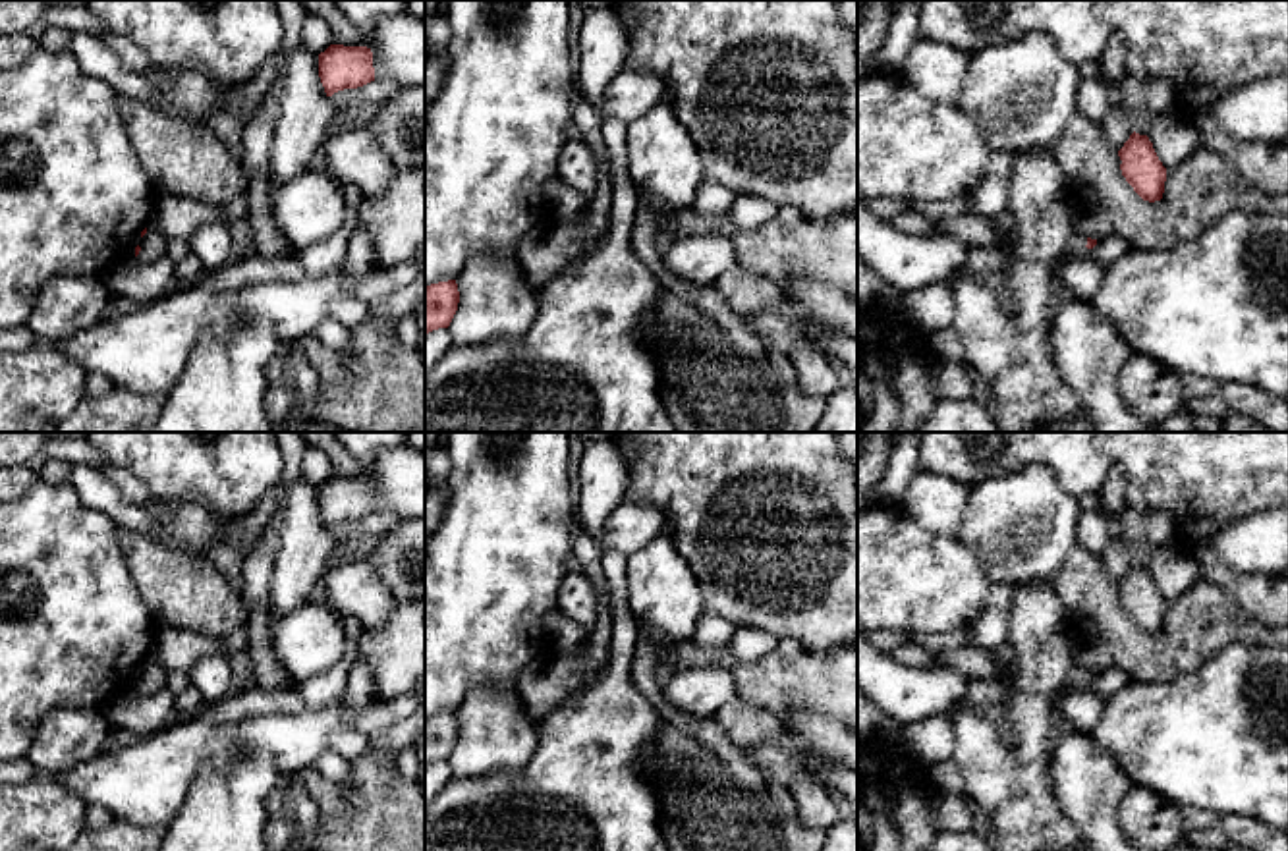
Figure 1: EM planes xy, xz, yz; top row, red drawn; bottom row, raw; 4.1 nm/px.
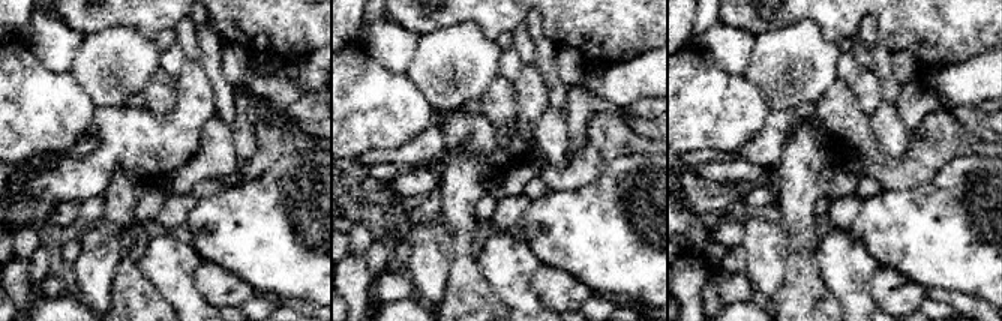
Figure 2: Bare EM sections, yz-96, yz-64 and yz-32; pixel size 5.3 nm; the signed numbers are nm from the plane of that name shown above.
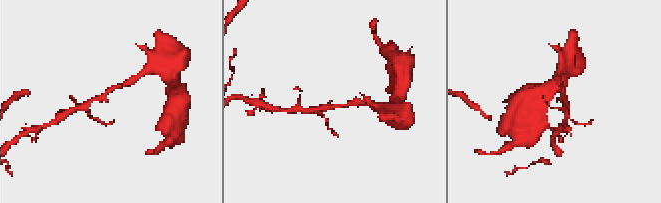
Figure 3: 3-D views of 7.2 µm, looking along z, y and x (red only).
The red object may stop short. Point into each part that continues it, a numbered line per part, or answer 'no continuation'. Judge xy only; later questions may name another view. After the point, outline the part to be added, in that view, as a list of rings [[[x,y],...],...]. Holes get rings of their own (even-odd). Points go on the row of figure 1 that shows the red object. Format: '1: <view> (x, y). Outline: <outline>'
1: xy (153, 244). Outline: [[[149,224],[147,233],[139,237],[139,247],[137,259],[141,262],[154,262],[166,255],[166,237],[156,226]]]

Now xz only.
no continuation

